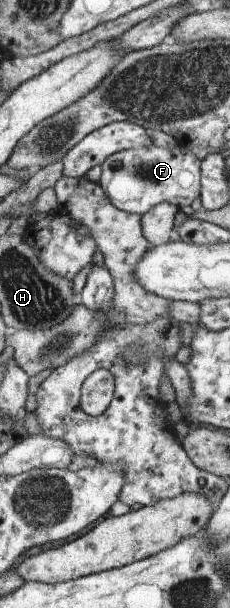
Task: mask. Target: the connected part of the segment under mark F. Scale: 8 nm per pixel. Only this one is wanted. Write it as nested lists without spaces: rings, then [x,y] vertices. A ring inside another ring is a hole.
[[[176,143],[173,148],[141,147],[122,150],[110,156],[101,165],[99,184],[104,187],[110,201],[118,209],[132,214],[148,213],[154,205],[164,202],[180,210],[194,205],[202,193],[202,158],[196,157],[186,144]]]

